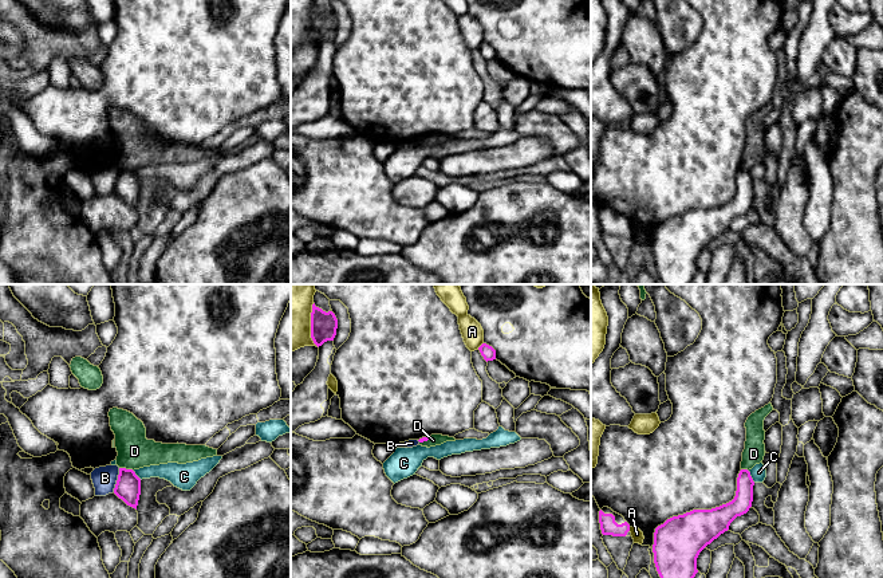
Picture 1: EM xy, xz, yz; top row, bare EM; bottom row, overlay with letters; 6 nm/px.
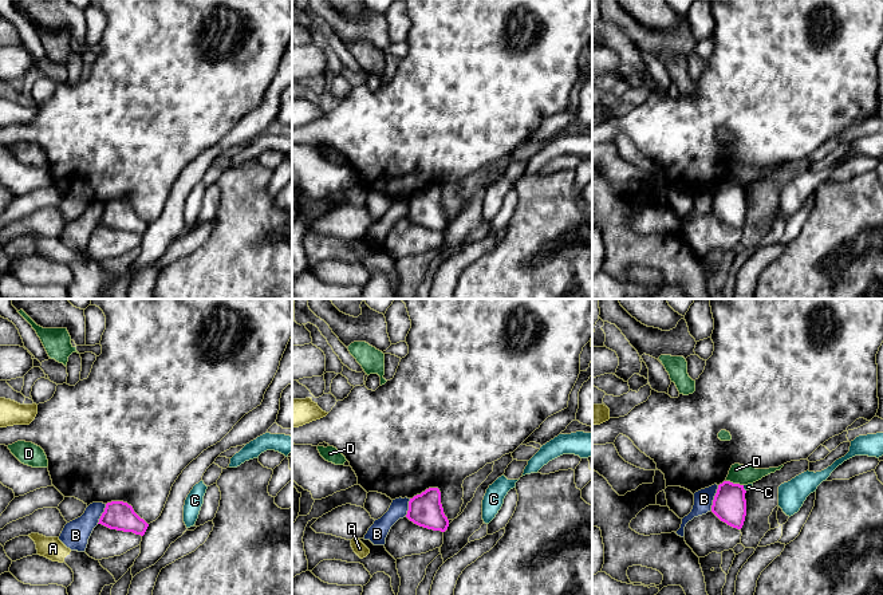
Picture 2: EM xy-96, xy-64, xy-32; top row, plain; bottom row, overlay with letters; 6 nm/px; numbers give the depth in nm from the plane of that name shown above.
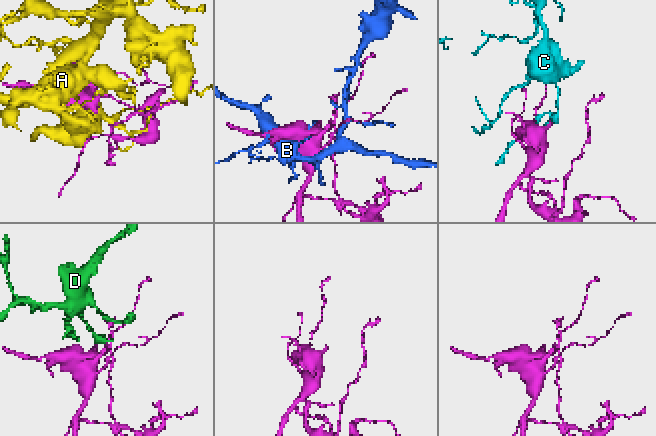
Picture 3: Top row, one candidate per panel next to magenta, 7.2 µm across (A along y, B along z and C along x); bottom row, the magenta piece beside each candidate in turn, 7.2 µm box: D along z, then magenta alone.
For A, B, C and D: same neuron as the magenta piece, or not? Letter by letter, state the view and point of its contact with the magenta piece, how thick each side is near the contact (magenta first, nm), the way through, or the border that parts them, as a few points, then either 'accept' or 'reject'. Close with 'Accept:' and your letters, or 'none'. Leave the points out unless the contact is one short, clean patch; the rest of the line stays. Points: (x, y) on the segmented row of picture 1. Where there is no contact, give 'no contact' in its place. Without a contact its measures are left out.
A: meets magenta in xz at (311, 325); 160 nm thick on the magenta side, 280 nm on the other; reject
B: meets magenta in xy at (117, 480); 150 nm thick on the magenta side, 140 nm on the other; reject
C: meets magenta in yz at (751, 476); 120 nm thick on the magenta side, 90 nm on the other; border along yz (748, 471), (755, 482); reject
D: meets magenta in xy at (125, 468); 150 nm thick on the magenta side, 200 nm on the other; border along xy (119, 467), (133, 471); reject
Accept: none

